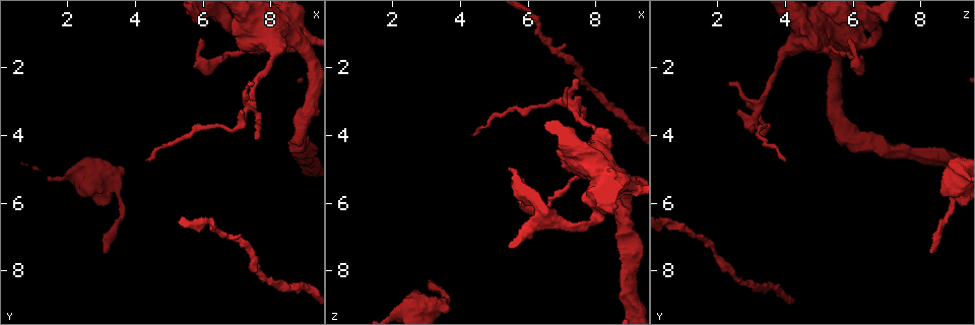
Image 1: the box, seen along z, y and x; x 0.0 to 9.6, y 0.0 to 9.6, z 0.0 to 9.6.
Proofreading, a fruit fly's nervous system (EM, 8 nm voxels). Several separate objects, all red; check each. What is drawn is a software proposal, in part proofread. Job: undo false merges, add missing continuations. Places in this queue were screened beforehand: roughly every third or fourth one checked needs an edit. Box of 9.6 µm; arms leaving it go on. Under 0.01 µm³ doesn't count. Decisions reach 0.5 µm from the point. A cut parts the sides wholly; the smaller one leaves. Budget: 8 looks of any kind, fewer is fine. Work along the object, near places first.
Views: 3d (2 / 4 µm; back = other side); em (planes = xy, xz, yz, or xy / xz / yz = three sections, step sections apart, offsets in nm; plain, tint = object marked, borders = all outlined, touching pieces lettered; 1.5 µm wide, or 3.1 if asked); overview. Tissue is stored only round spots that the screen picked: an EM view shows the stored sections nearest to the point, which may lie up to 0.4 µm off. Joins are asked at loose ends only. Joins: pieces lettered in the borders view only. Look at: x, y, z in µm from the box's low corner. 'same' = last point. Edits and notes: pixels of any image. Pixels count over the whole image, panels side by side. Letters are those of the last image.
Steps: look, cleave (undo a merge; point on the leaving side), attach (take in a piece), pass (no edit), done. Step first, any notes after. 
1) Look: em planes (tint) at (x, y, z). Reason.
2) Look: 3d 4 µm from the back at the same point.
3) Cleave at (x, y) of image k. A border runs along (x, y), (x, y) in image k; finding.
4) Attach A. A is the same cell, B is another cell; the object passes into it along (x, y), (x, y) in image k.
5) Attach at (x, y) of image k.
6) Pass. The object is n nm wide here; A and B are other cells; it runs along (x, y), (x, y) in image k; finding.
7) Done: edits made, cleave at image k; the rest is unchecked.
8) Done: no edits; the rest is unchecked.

Look: em yz step 8 (tint) at (7.45, 7.45, 1.90). Thin neck.

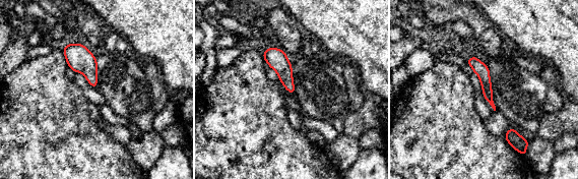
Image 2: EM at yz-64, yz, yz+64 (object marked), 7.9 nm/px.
Look: em planes (borders) at the same point. Another direction.

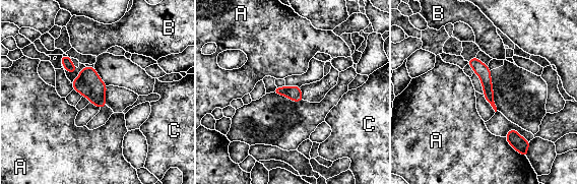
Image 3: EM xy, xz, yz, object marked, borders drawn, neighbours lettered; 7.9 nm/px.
Pass. The object is 100 nm wide here; the longest contact is with A, 180 nm; A, B and C are other cells; continuous, no second cell.

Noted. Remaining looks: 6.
Look: 3d 4 µm at (7.45, 2.55, 2.25). Tapers out.

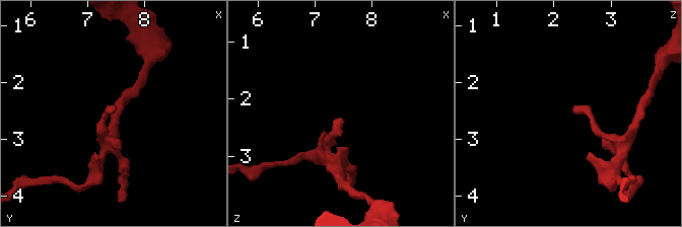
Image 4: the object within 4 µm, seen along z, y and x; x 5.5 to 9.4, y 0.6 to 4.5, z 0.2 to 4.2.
Look: em planes (borders) at (7.40, 2.50, 2.30). Need the tissue.

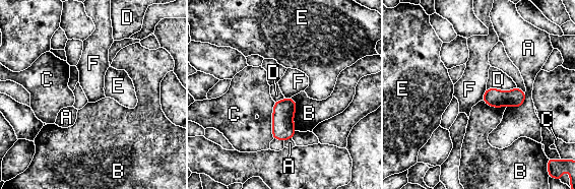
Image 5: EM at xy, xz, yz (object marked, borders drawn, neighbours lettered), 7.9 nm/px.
Pass. A, B, C, D, E and F are other cells; a border runs along (486, 88), (482, 100) in image 5; no lettered piece goes on from it.

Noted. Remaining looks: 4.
Look: em yz step 4 (plain) at (3.15, 7.45, 8.35). Branch stops here.

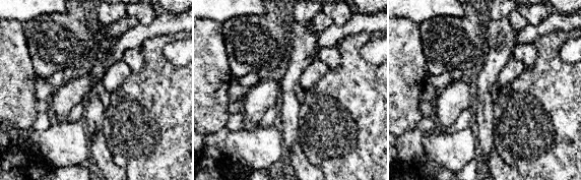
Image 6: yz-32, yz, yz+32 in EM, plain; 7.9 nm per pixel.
Look: em yz step 4 (tint) at the same point. With the object marked.

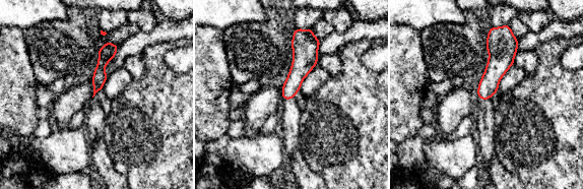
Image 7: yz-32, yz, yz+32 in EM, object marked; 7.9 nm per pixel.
Look: em yz step 4 (borders) at the same point.

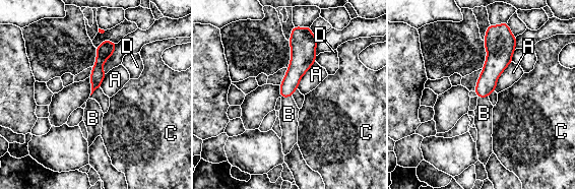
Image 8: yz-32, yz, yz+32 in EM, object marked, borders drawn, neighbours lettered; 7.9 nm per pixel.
Attach B. The object is 90 nm wide here; B is the same cell, A, C and D are other cells; the object passes into it along (298, 67), (286, 97), (289, 114) in image 8; the cell continues.

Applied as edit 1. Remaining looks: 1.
Done: edits made, attach at image 8; the rest is unchecked.

